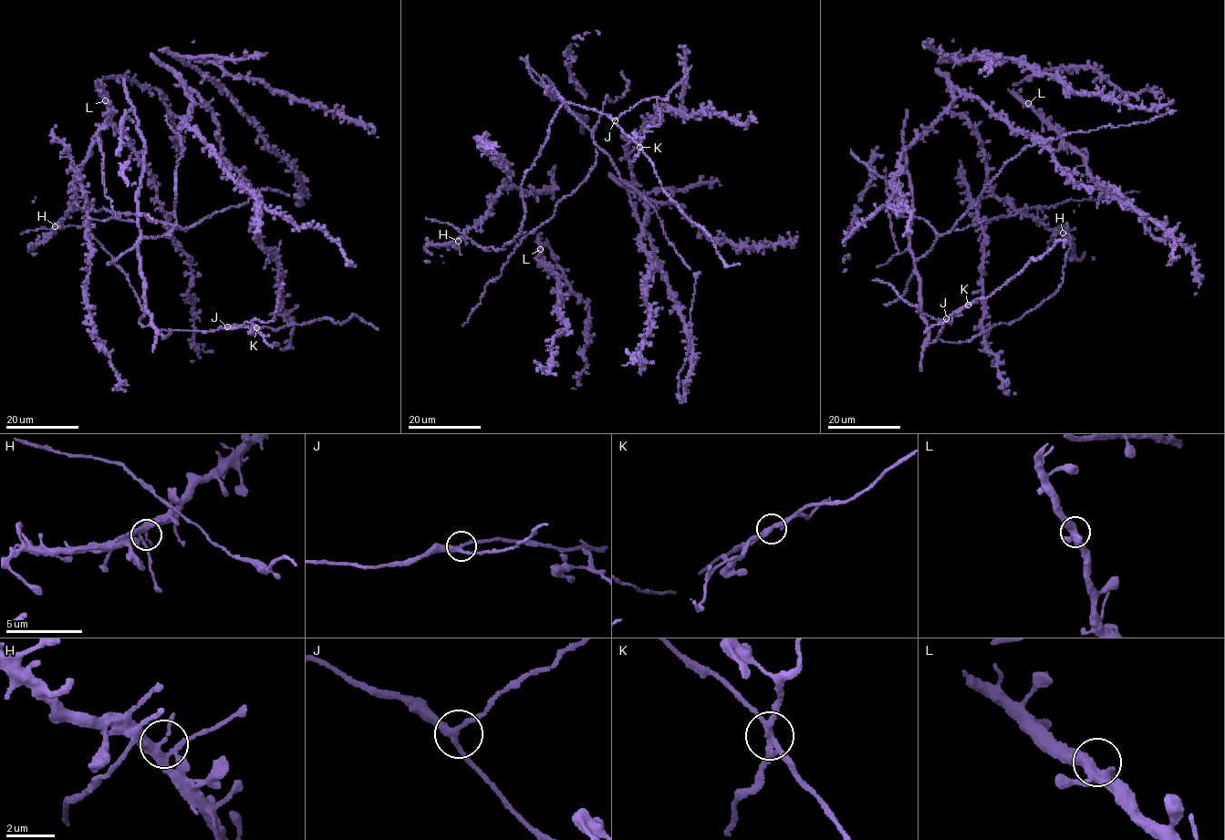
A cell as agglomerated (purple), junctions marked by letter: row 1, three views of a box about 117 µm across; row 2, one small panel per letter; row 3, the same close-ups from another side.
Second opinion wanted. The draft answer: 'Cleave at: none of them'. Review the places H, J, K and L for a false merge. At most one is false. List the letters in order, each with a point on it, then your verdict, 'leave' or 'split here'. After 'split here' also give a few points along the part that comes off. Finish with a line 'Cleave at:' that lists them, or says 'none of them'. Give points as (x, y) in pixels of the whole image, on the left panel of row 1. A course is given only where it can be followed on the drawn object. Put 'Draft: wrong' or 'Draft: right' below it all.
H: at (55, 226); leave
J: at (227, 326); leave
K: at (256, 327); split here; foreign part runs (256, 327), (269, 345), (278, 345), (275, 343), (271, 347)
L: at (105, 100); leave
Cleave at: K
Draft: wrong

